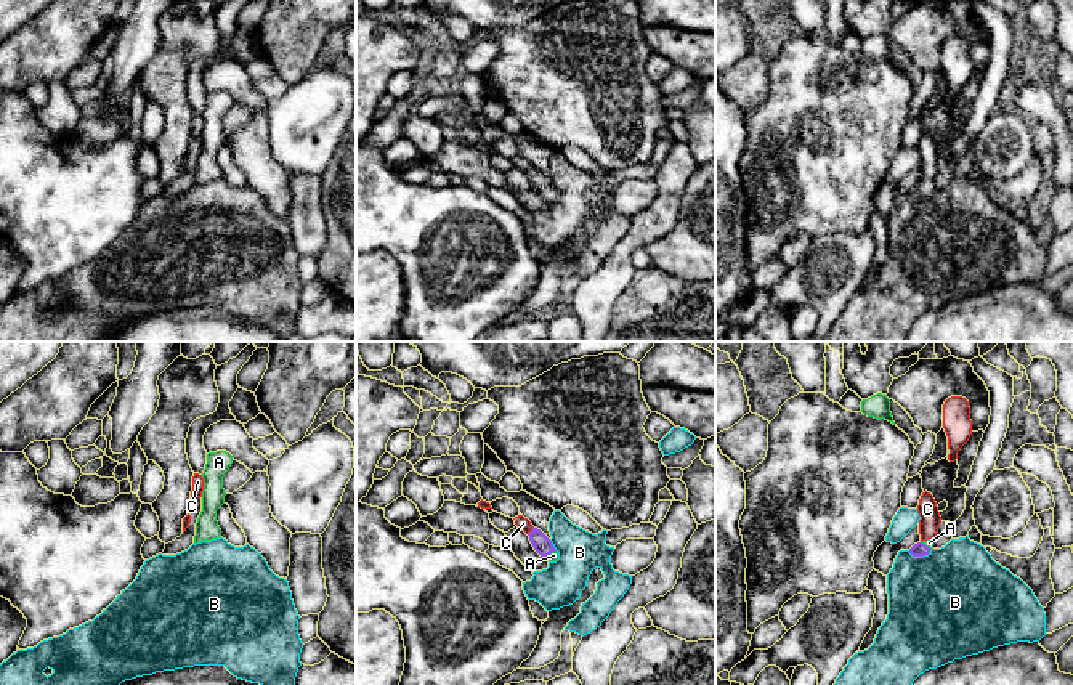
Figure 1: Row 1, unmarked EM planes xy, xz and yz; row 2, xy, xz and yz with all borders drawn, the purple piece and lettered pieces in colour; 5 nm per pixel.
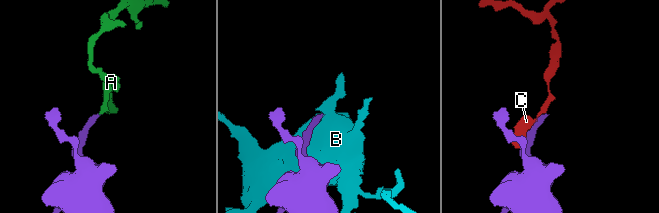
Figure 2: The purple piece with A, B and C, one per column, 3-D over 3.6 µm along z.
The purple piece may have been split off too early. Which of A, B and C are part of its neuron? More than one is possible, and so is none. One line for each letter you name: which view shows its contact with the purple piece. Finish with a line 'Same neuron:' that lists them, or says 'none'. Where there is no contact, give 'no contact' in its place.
A: meets purple in xz
Same neuron: A

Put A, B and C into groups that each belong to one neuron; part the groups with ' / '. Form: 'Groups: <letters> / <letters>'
Groups: A / B / C

